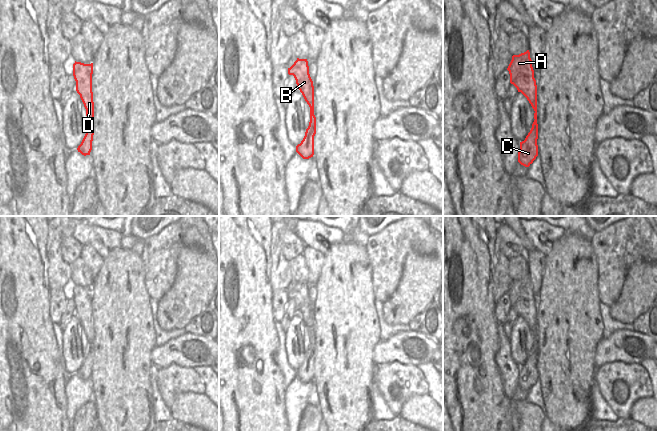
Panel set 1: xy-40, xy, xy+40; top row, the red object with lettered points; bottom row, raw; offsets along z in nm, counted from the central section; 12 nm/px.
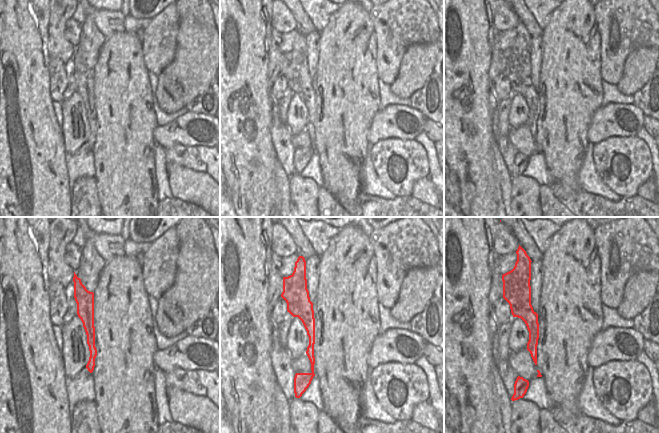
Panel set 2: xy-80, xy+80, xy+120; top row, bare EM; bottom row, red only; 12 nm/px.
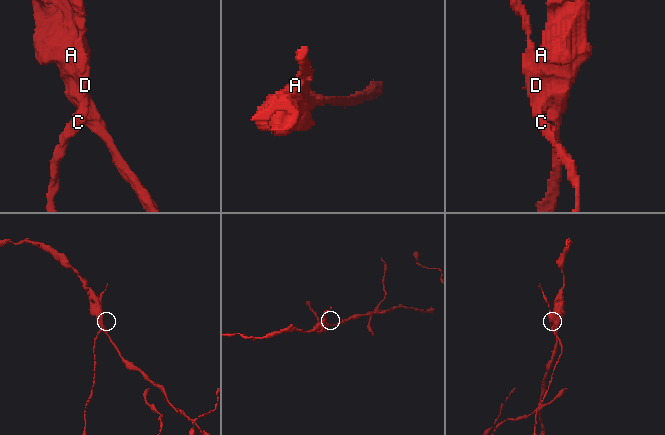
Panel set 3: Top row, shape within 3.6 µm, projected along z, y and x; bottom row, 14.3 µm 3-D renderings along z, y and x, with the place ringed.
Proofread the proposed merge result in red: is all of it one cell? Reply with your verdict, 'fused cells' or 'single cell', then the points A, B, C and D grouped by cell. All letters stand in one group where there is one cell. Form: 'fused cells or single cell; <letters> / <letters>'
fused cells; A B / C D

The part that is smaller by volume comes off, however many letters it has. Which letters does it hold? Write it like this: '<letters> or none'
C, D

